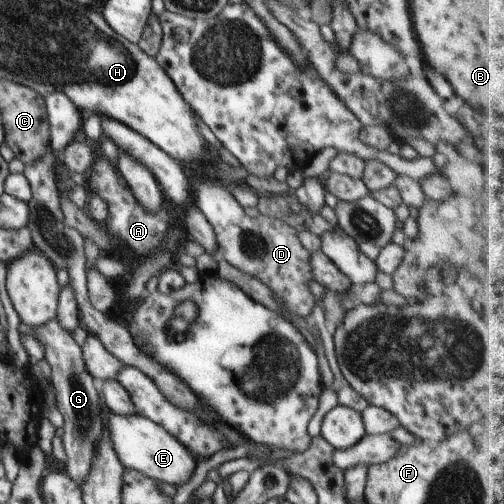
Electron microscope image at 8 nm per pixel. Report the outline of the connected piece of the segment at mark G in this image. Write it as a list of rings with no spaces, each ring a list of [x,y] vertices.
[[[57,319],[33,329],[38,333],[38,341],[46,349],[44,363],[51,366],[50,378],[56,389],[55,406],[64,415],[62,440],[68,456],[68,461],[65,462],[66,472],[81,486],[90,474],[95,446],[103,430],[99,384],[86,370],[81,346],[60,326]]]

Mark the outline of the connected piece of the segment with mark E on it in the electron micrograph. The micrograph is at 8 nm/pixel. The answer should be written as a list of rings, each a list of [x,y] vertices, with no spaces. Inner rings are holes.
[[[109,410],[109,435],[125,468],[143,472],[155,481],[168,482],[177,486],[186,484],[197,466],[198,460],[177,438],[164,427],[142,415],[120,416]]]

